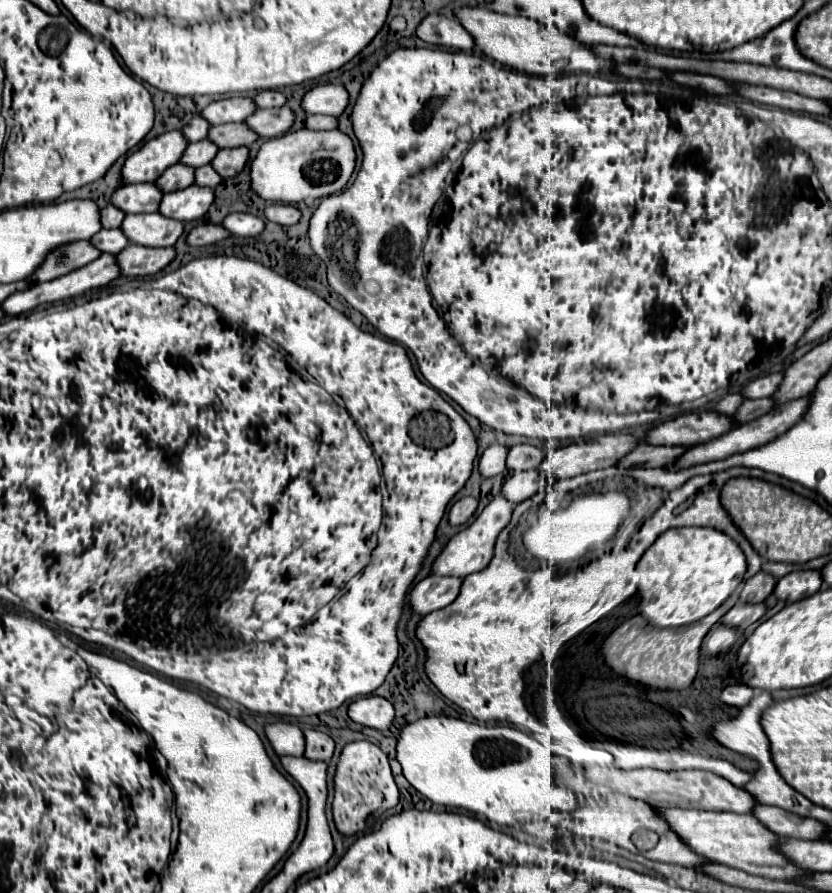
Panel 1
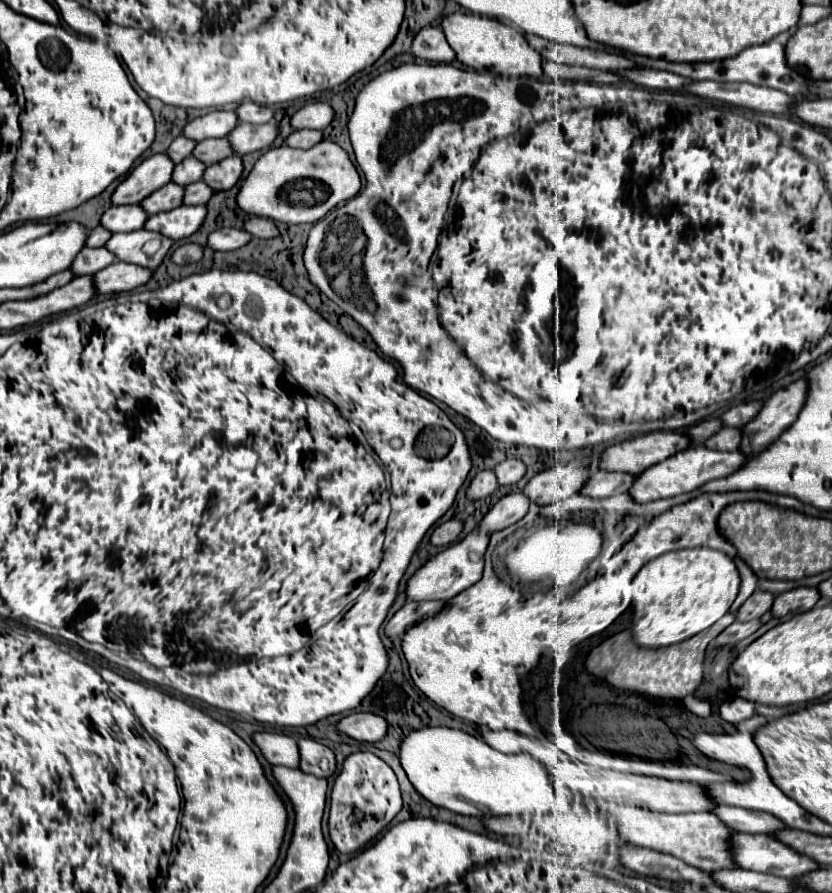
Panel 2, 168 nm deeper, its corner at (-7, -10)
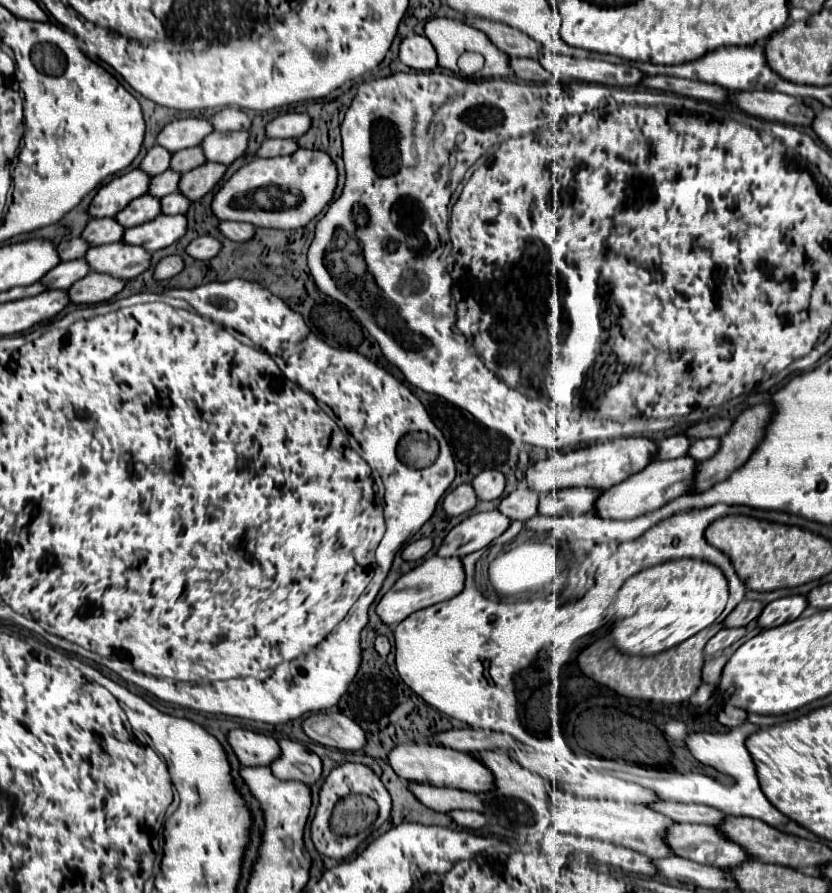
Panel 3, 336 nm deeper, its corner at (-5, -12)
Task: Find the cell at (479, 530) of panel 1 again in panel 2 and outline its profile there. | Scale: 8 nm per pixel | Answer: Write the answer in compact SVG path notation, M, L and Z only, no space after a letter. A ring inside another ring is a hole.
M469 534L461 542L449 546L447 550L439 552L431 560L427 560L409 580L407 580L407 600L409 602L421 602L421 600L451 600L459 592L473 586L477 580L481 580L483 574L483 554L487 548L489 536L487 534Z

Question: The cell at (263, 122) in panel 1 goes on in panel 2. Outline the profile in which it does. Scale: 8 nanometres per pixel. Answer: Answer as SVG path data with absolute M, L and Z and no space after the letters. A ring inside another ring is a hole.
M241 122L227 136L229 146L235 156L245 156L249 152L269 148L275 138L277 138L277 126L273 122L259 124L259 126Z

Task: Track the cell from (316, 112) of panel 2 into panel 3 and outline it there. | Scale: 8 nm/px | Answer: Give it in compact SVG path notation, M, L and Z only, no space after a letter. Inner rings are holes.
M307 112L283 114L265 126L267 138L299 138L311 128L311 116Z

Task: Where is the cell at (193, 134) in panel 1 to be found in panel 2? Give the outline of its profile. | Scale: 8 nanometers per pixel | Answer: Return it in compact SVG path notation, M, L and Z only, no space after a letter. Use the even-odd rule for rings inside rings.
M177 136L177 138L171 142L171 146L167 148L165 154L167 154L175 164L179 164L179 162L185 160L187 156L191 156L193 148L195 148L195 142L193 142L193 140L189 140L189 138L185 138L185 136Z

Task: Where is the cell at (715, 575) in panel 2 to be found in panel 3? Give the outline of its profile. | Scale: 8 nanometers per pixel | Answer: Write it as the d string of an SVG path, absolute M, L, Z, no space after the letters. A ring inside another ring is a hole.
M681 558L681 560L671 560L671 562L645 568L643 572L631 576L619 590L621 618L617 614L613 632L611 632L615 646L625 654L635 654L635 656L651 656L651 654L669 650L681 644L683 640L691 638L699 630L711 626L719 618L719 614L725 610L727 598L729 598L729 582L725 574L715 564L709 564L705 560Z

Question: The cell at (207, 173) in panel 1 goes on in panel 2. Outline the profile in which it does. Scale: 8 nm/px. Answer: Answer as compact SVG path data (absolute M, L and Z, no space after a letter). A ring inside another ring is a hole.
M193 182L189 186L185 186L185 198L183 204L187 206L197 206L197 204L207 204L211 198L213 190L205 184L205 182Z

